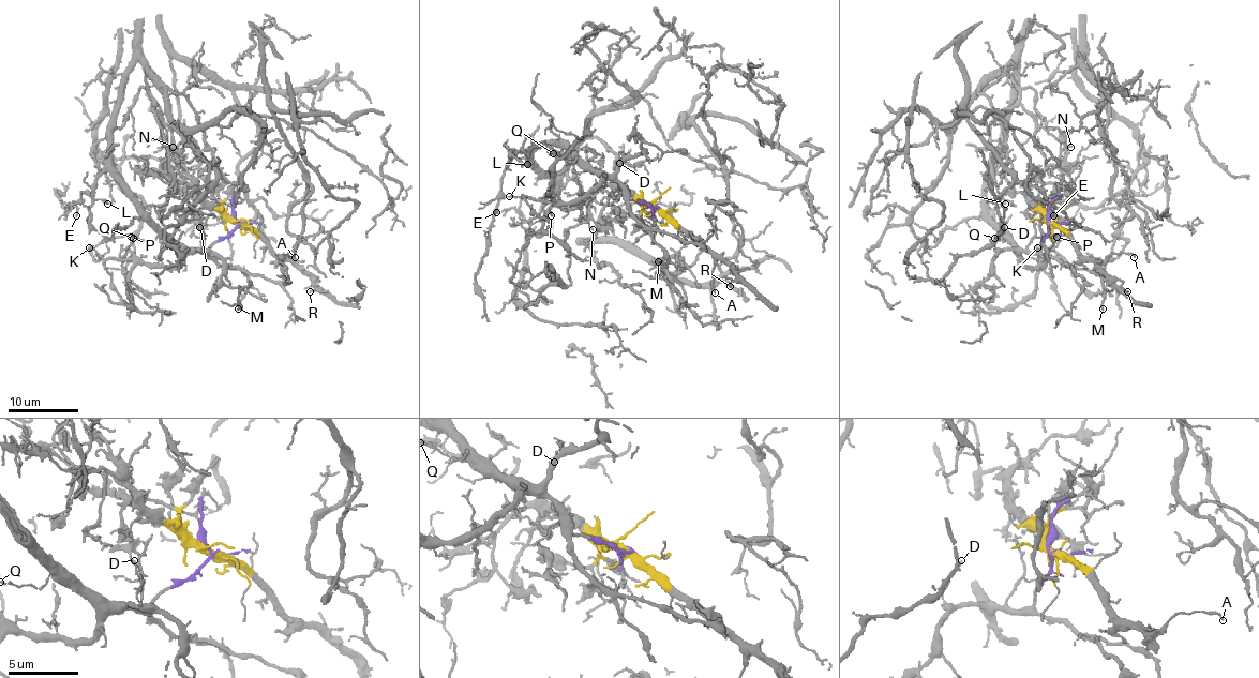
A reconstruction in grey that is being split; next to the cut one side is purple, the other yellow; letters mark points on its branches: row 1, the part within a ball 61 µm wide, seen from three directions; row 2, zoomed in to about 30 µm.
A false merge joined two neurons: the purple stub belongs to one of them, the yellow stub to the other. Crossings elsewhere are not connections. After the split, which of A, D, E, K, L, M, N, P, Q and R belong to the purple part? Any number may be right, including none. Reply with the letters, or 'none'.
D, E, K, L, M, P, Q

